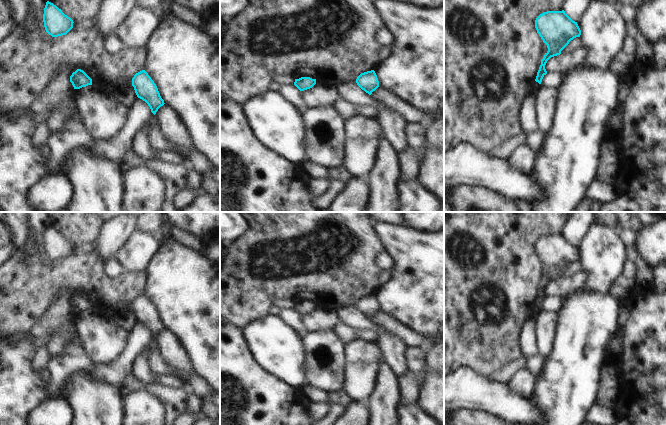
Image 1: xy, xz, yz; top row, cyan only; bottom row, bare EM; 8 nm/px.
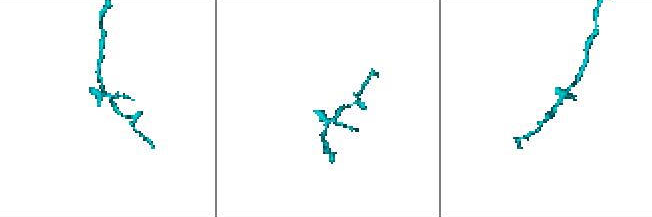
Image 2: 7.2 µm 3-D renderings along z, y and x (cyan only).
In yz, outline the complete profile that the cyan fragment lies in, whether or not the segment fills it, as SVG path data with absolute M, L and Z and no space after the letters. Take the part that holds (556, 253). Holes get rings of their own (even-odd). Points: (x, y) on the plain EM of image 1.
M564 234L547 235L540 238L535 244L535 252L548 272L541 284L535 303L541 308L543 301L547 298L545 293L547 285L551 281L560 279L571 264L580 261L581 254L577 246L573 245Z

